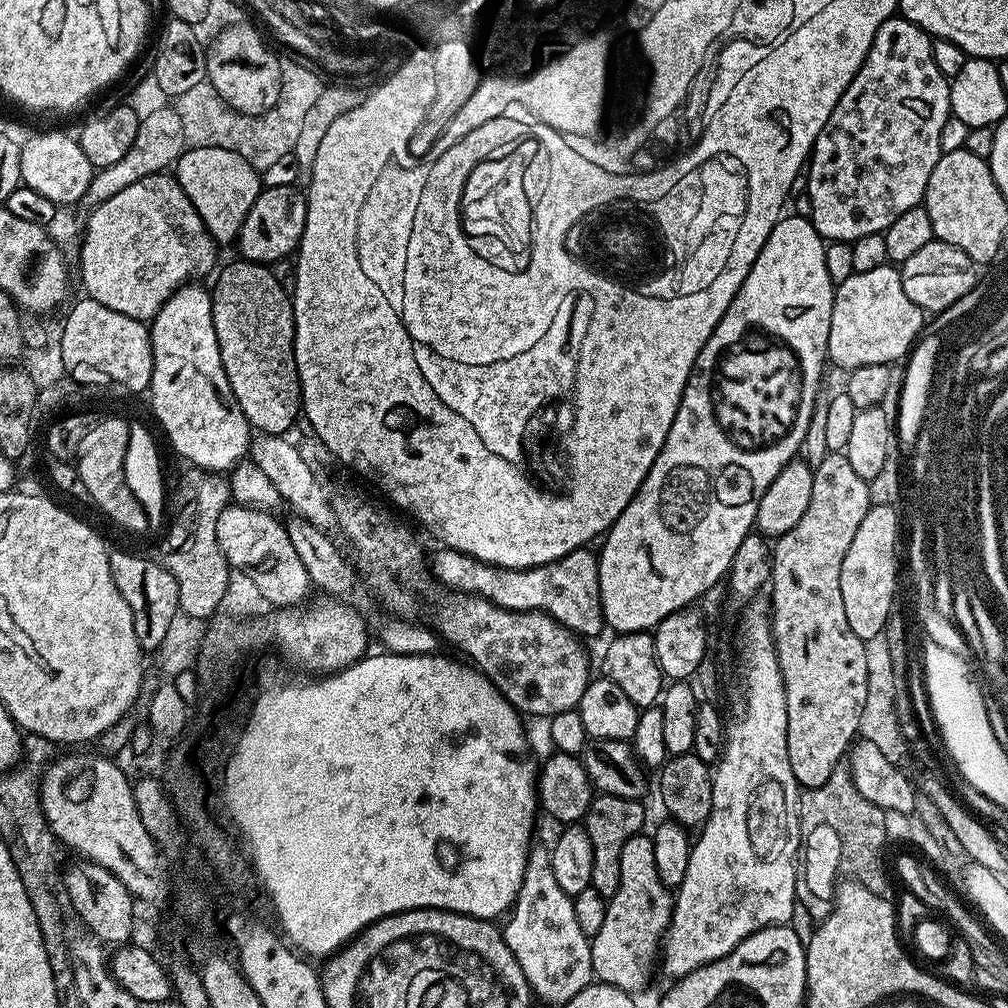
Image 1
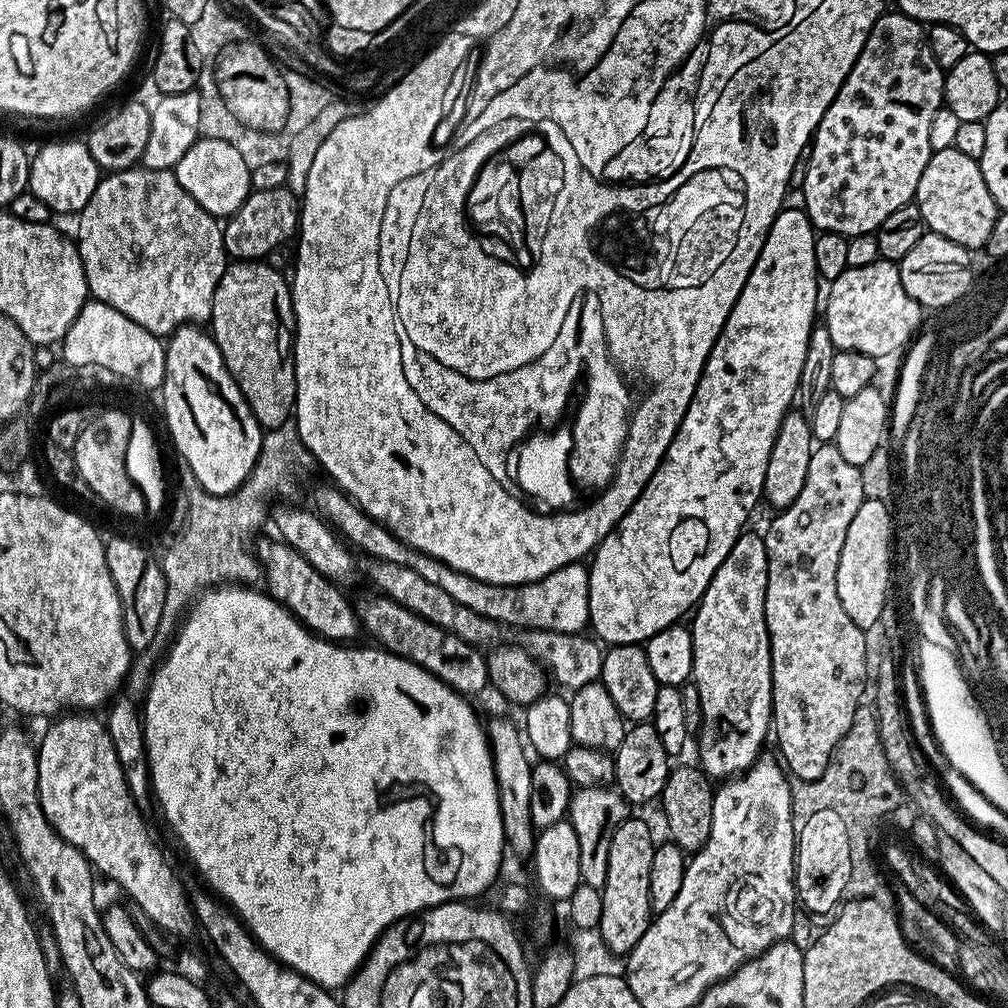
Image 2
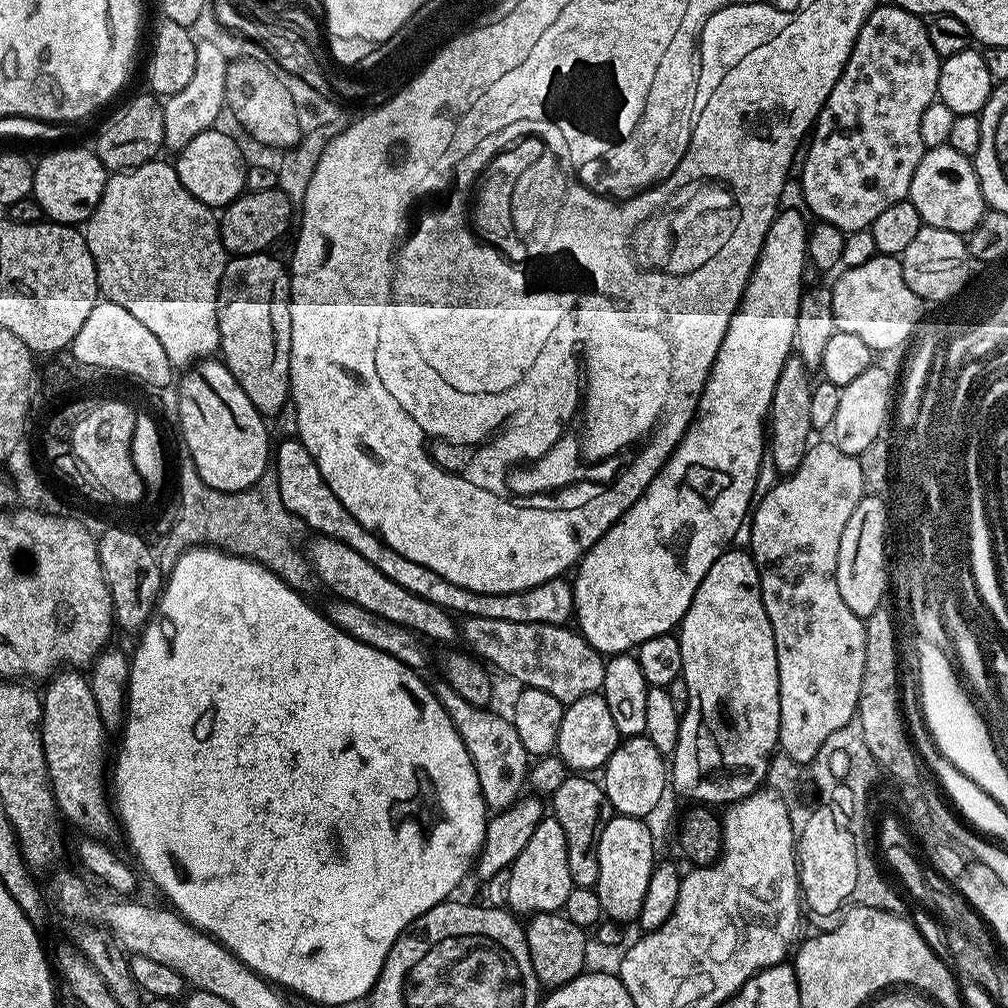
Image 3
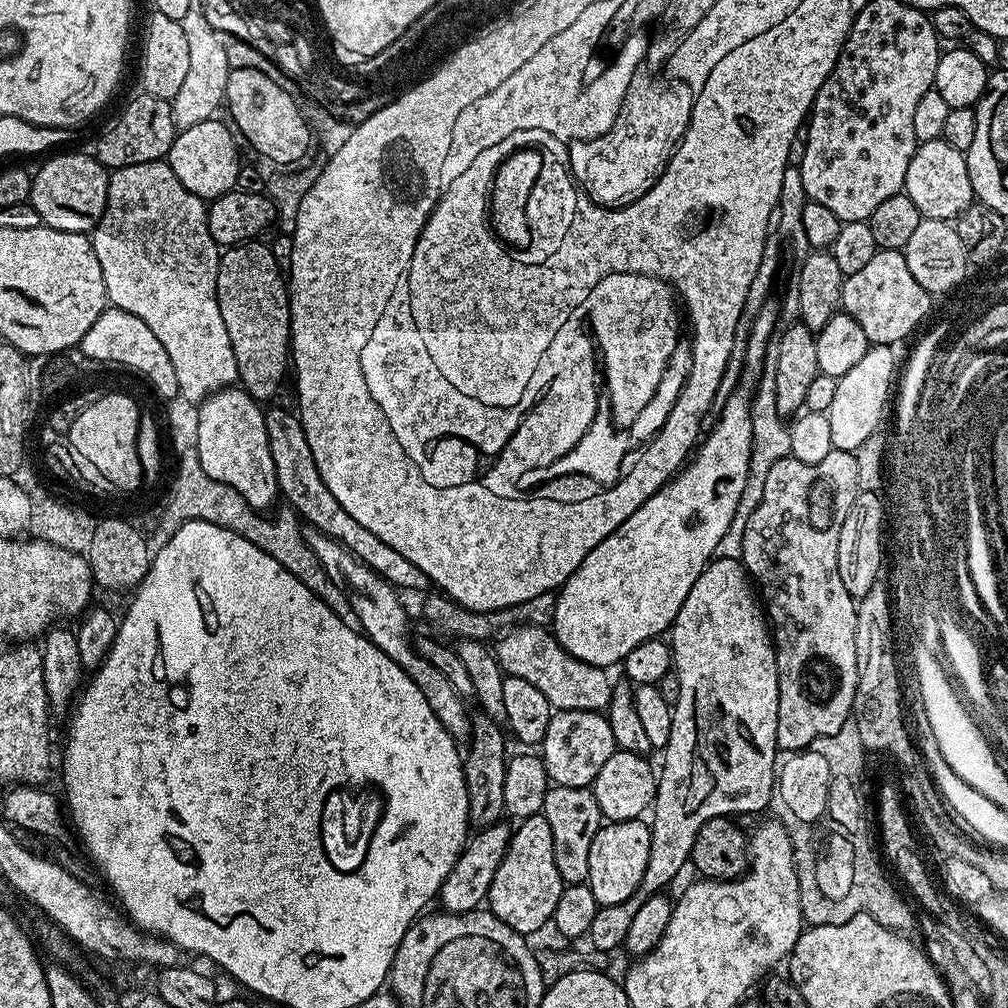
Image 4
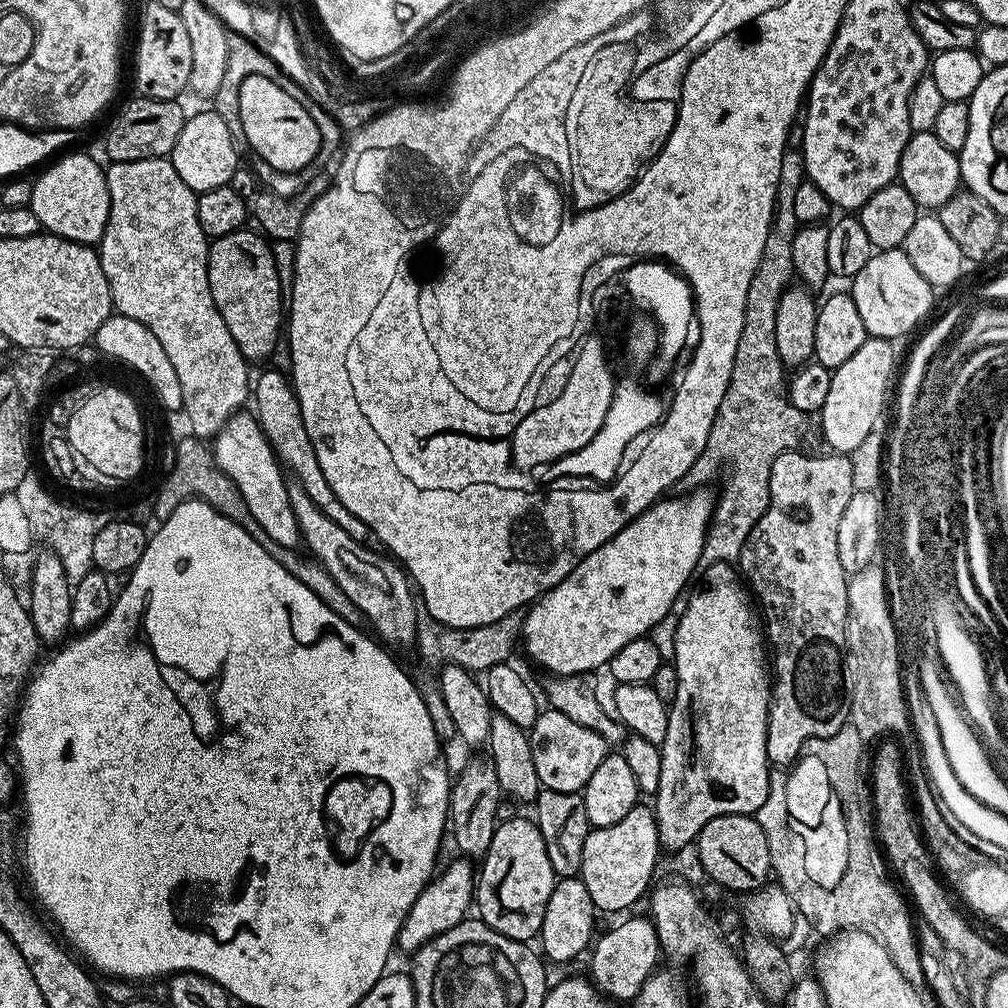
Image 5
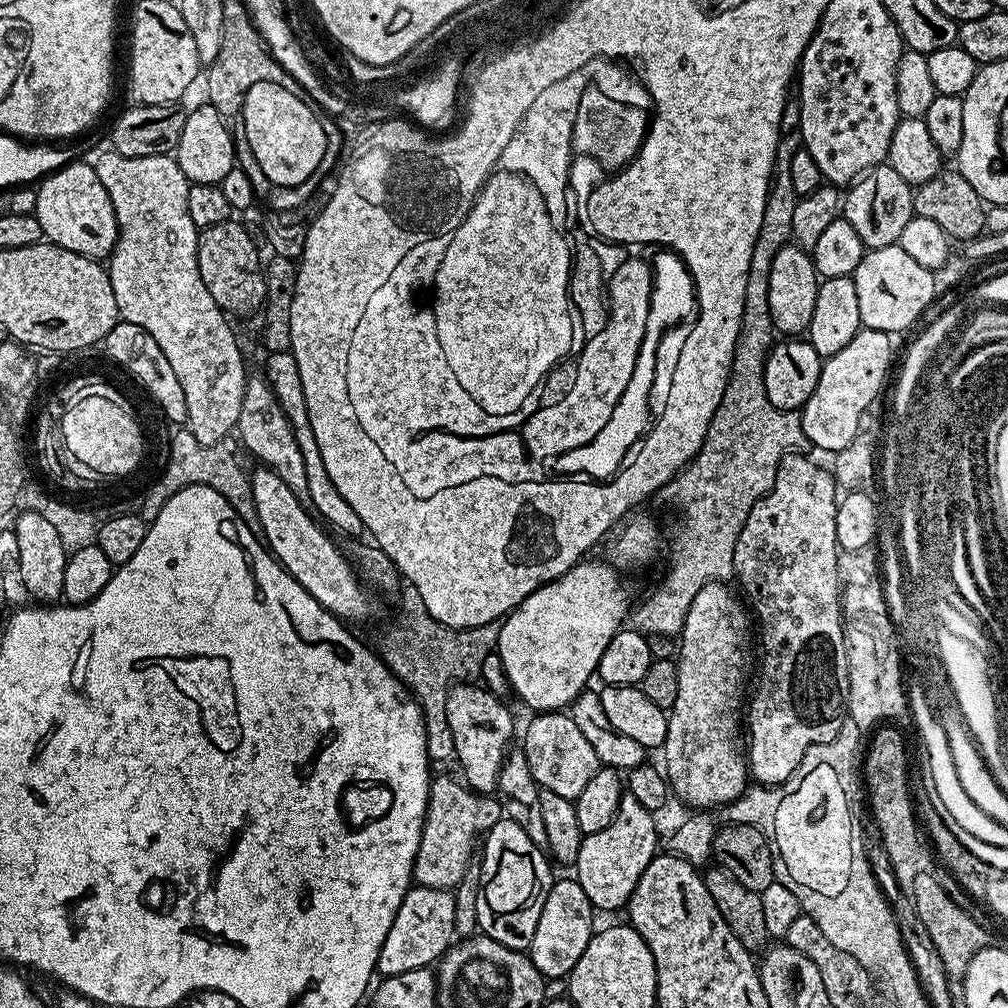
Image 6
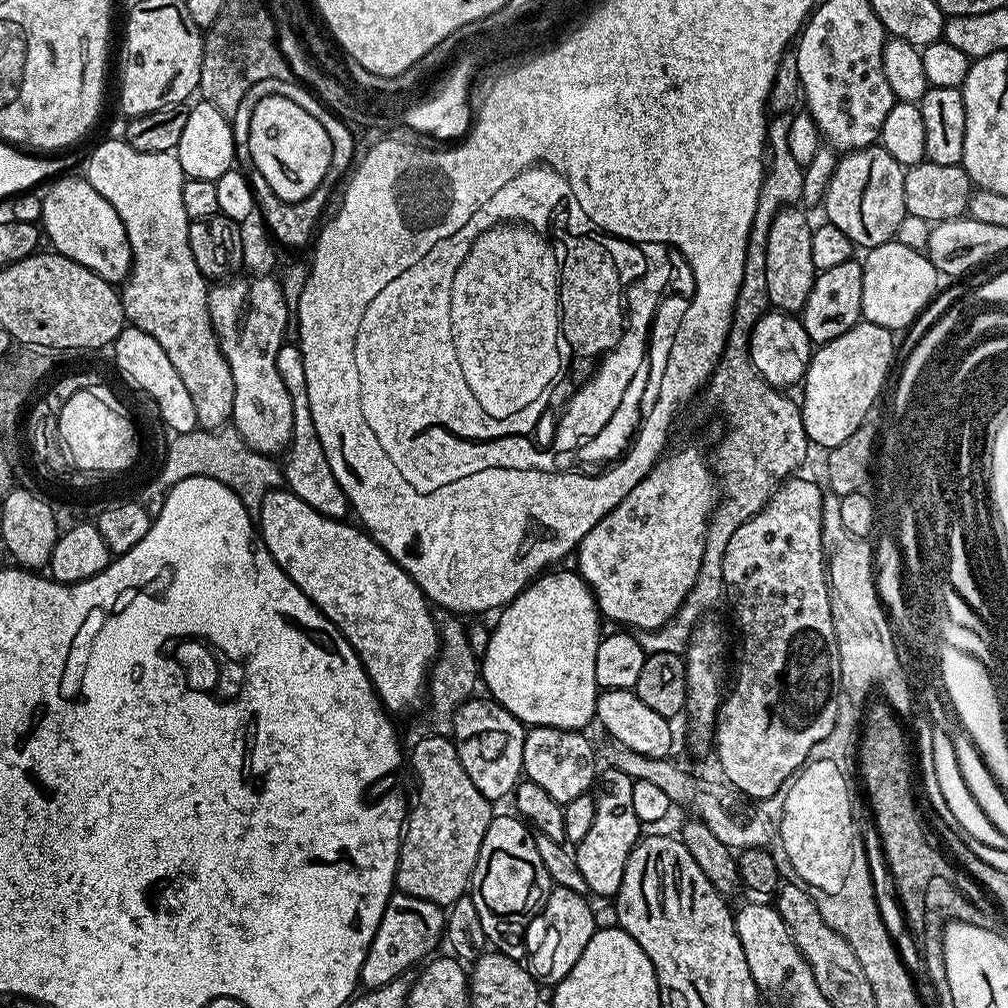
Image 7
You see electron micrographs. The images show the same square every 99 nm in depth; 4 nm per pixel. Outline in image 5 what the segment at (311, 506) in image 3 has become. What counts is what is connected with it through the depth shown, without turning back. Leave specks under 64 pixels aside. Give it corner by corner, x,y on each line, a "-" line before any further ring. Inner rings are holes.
276,368
266,369
257,380
255,377
254,404
255,400
254,415
260,421
262,430
266,434
269,444
272,445
272,451
276,453
277,460
289,473
292,471
291,475
295,480
302,482
306,494
310,494
310,499
319,506
322,514
334,518
334,522
338,522
338,526
342,526
342,530
346,530
346,534
350,534
350,538
368,544
373,539
373,535
366,526
366,522
362,522
362,518
350,514
350,510
346,510
346,506
342,506
342,502
338,502
338,494
334,494
334,490
330,490
330,482
326,482
326,474
322,474
322,466
318,466
318,454
314,454
310,434
306,434
306,422
302,422
302,406
298,402
296,389
291,379
285,373
283,376

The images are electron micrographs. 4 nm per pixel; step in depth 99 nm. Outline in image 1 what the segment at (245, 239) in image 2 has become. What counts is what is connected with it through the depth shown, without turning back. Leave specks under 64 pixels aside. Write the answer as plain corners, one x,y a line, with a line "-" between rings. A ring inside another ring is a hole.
288,184
265,187
258,194
254,206
250,206
250,214
246,214
246,222
242,222
240,234
234,241
235,247
240,247
239,255
251,260
253,264
265,266
275,265
275,260
280,260
283,256
291,257
300,247
307,213
308,198
301,189
299,192

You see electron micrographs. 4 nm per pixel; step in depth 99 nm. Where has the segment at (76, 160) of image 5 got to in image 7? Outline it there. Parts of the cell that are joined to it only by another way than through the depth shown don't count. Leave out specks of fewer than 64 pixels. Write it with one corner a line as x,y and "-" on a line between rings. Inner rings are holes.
76,174
61,175
47,185
48,193
43,193
44,205
40,215
43,235
46,237
47,243
49,240
52,243
49,245
61,256
86,266
107,284
123,285
124,281
128,279
128,273
132,270
132,251
130,242
126,238
126,226
122,226
122,218
118,218
118,210
114,210
114,206
110,206
110,202
106,202
106,198
102,198
102,194
98,194
98,190
94,190
94,186
90,186
88,180
74,175

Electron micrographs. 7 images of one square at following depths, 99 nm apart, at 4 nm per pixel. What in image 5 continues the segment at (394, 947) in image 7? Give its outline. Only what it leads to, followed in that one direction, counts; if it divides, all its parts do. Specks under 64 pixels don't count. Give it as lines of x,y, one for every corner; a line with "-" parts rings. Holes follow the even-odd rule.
457,859
444,873
441,871
439,875
429,880
428,885
418,894
414,906
410,906
400,927
400,933
396,936
396,948
399,951
415,954
423,944
430,942
438,934
446,934
446,930
463,923
469,915
476,895
478,872
471,859

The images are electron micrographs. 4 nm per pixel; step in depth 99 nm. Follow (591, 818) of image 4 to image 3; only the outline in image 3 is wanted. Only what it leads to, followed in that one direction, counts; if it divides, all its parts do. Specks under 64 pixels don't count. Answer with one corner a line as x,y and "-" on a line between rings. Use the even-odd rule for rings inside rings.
568,774
550,795
550,812
562,822
562,830
566,833
566,863
570,865
573,885
578,888
595,888
598,882
598,842
606,822
614,815
603,787
592,779
588,774

